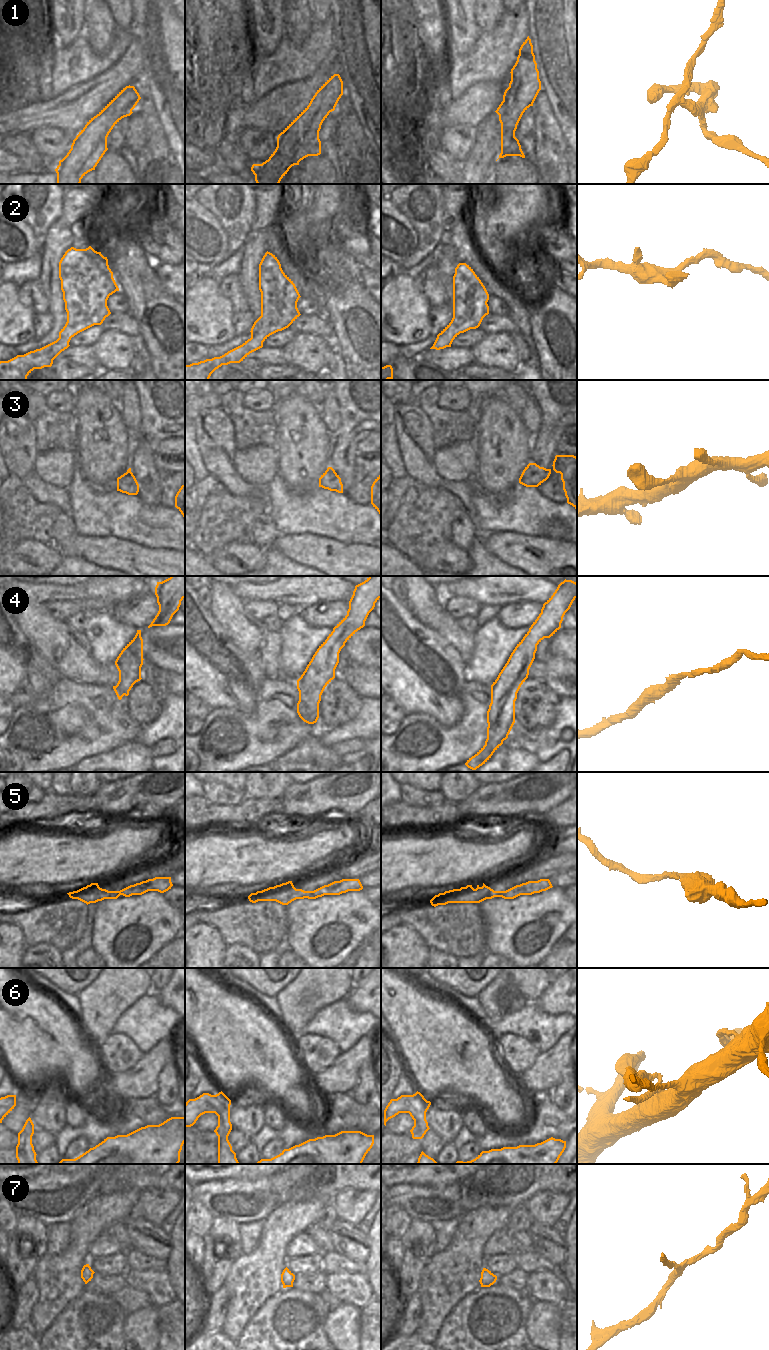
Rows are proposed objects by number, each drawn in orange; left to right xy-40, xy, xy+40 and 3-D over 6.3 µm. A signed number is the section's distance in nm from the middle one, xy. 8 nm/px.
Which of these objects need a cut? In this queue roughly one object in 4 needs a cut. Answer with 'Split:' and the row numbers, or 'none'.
Split: 1.

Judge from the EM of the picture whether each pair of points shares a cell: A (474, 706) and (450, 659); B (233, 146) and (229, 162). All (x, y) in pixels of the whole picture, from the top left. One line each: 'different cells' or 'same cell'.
A: different cells
B: same cell

